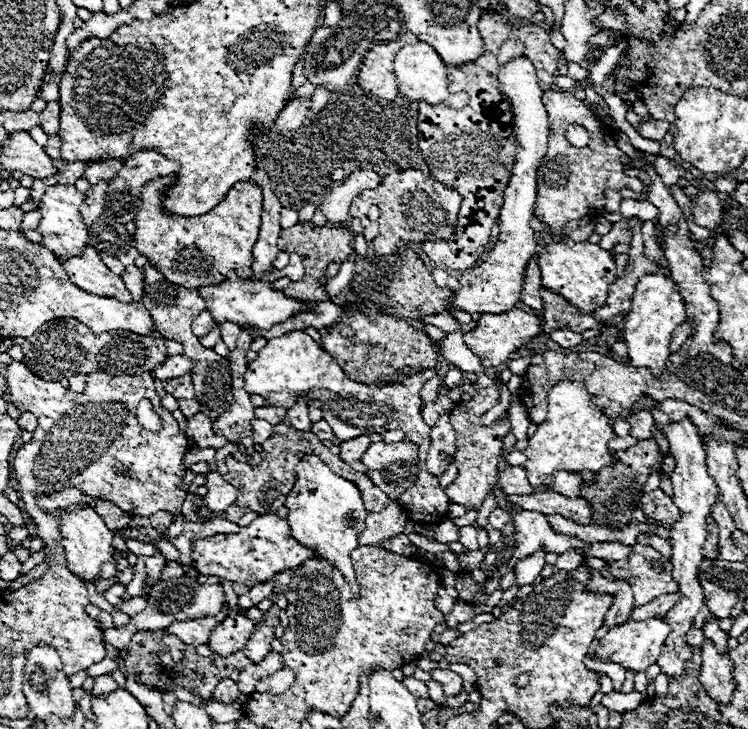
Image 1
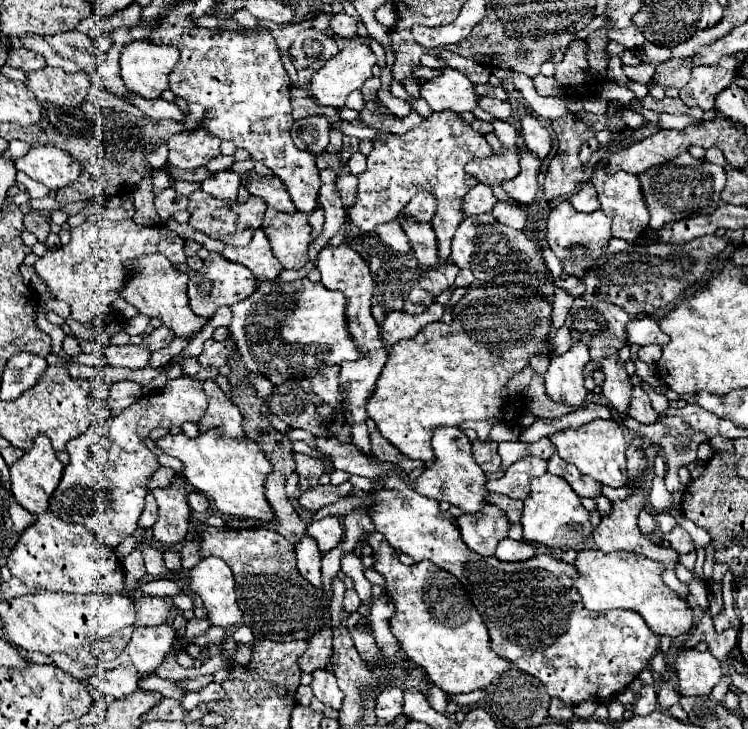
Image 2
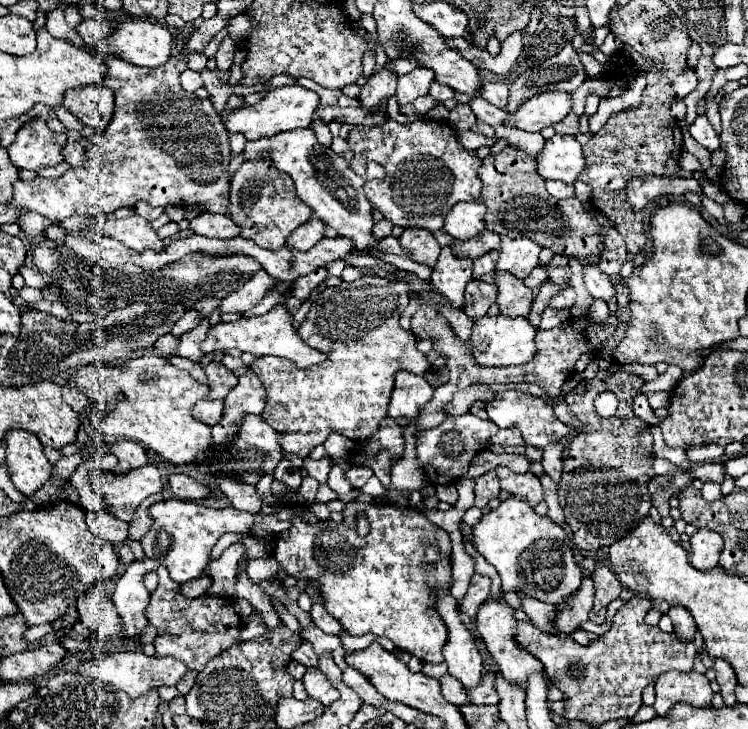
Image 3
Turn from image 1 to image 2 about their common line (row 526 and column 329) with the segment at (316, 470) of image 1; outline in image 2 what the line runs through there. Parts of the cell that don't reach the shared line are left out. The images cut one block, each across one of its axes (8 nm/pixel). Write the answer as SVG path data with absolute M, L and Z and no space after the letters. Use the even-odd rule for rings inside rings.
M308 278L296 282L264 282L256 288L252 296L232 306L234 318L230 322L230 334L242 354L250 356L258 372L270 372L266 378L272 384L282 384L290 378L312 378L324 364L340 364L344 360L358 360L360 352L354 346L346 330L346 298L342 292L326 290L320 282L310 282Z

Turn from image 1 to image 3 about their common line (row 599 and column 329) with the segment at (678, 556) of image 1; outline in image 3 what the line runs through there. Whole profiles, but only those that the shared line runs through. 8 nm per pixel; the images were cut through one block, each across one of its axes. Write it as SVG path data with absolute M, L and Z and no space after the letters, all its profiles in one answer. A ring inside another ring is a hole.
M308 668L302 682L304 682L308 696L322 704L332 704L340 696L340 692L328 682L328 678L318 668Z

